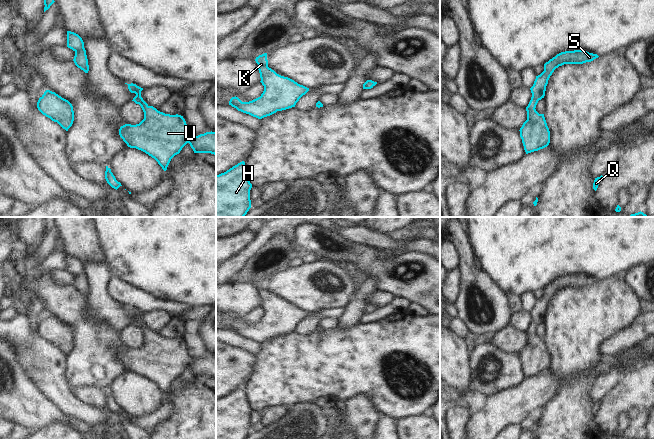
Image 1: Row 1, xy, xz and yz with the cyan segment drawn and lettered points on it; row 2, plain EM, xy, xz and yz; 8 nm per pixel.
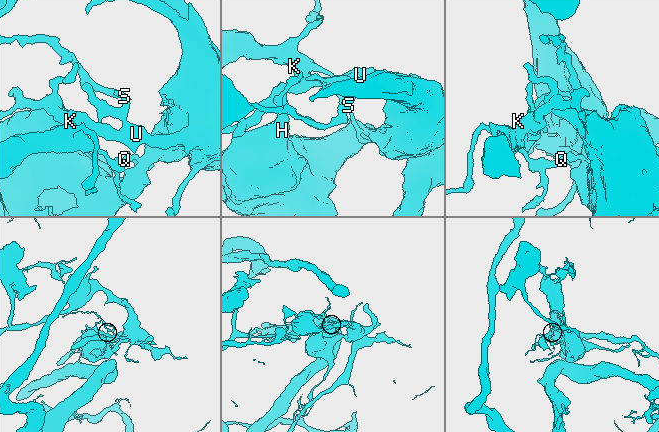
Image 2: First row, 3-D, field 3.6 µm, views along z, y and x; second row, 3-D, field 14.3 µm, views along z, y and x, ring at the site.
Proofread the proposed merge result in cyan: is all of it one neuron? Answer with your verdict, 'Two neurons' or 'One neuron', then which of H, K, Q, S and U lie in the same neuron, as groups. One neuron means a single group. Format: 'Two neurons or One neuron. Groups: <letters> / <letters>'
One neuron. Groups: H K Q S U.

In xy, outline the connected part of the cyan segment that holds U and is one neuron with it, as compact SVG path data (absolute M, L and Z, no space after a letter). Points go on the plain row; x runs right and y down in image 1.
M127 308L131 317L135 317L133 322L136 328L139 328L144 336L144 343L136 349L125 348L120 351L119 359L130 372L141 374L154 382L164 395L171 383L180 377L182 372L189 367L194 377L211 377L216 379L216 356L206 356L195 360L188 355L185 343L181 339L170 339L158 335L153 330L149 330L141 321L143 312L136 308Z

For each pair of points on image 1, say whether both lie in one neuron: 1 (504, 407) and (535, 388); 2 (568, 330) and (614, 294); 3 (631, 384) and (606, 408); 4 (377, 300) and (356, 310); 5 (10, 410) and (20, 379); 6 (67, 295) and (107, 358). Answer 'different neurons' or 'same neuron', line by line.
1: same neuron
2: same neuron
3: same neuron
4: different neurons
5: same neuron
6: same neuron

